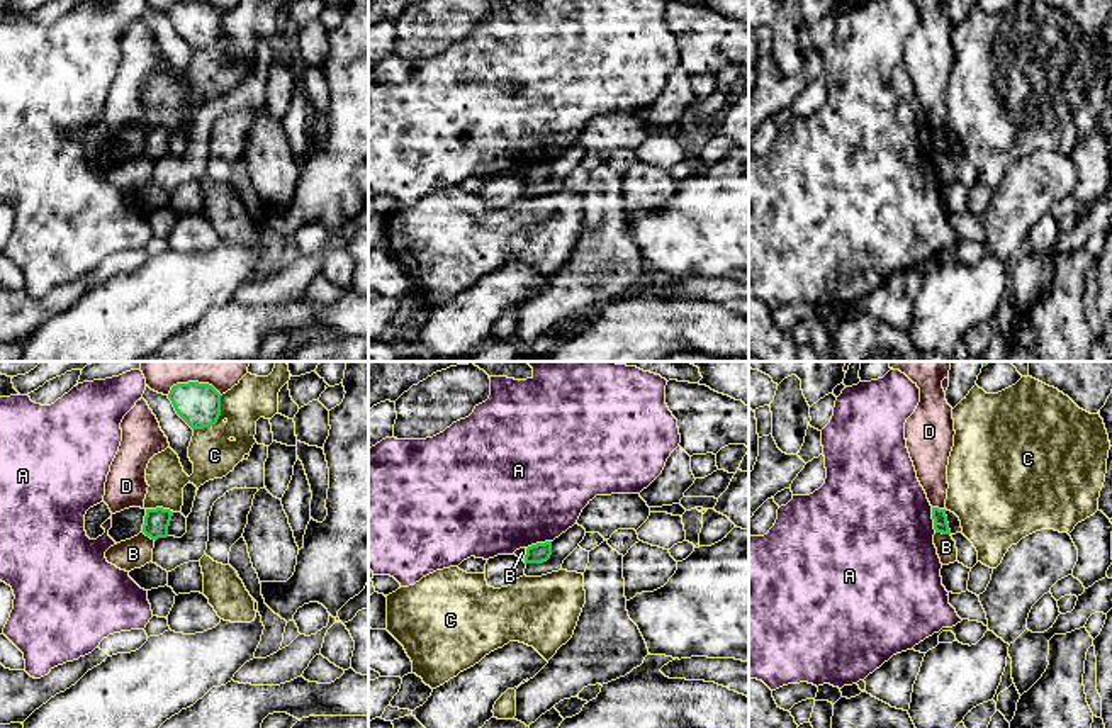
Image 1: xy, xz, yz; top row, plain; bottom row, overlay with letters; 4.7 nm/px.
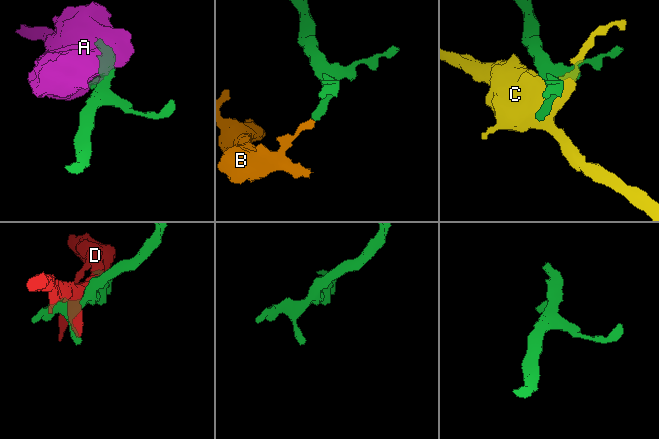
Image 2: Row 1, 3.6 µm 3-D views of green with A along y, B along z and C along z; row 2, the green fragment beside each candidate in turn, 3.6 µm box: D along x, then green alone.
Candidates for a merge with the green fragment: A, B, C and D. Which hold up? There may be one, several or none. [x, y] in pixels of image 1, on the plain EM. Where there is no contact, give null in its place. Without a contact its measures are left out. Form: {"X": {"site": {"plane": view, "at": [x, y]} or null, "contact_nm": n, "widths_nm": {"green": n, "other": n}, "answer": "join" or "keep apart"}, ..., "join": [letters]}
{"A": {"site": {"plane": "xz", "at": [539, 163]}, "contact_nm": 130, "widths_nm": {"green": 100, "other": 500}, "answer": "keep apart"}, "B": {"site": {"plane": "yz", "at": [943, 153]}, "contact_nm": 70, "widths_nm": {"green": 70, "other": 100}, "answer": "keep apart"}, "C": {"site": {"plane": "xy", "at": [218, 38]}, "contact_nm": 220, "widths_nm": {"green": 200, "other": 220}, "answer": "keep apart"}, "D": {"site": {"plane": "xy", "at": [194, 2]}, "contact_nm": 260, "widths_nm": {"green": 200, "other": 70}, "answer": "keep apart"}, "join": []}

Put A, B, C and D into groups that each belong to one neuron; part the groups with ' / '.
A / B / C / D

